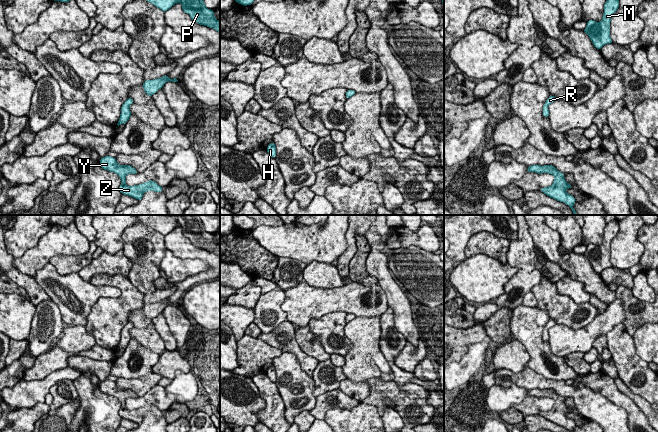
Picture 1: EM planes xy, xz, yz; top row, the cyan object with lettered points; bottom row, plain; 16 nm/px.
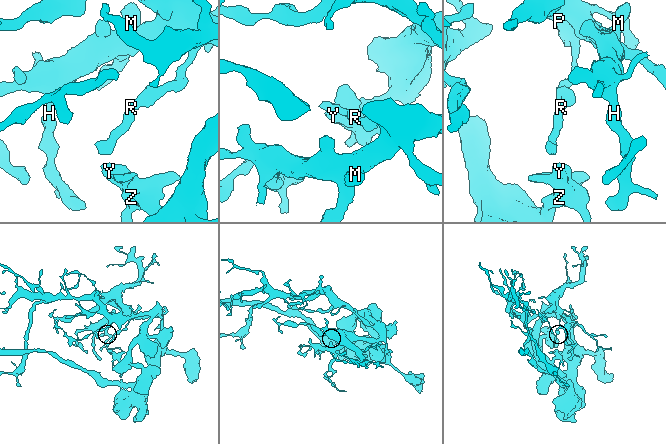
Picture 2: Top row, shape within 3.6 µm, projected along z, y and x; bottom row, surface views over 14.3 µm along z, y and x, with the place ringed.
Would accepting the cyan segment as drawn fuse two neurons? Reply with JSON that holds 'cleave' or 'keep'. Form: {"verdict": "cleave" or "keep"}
{"verdict": "keep"}

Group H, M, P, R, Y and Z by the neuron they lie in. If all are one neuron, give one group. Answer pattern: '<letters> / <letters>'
H M P R Y Z

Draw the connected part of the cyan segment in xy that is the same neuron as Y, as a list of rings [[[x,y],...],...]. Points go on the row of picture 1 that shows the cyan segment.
[[[105,156],[100,159],[99,165],[104,170],[116,173],[121,179],[121,185],[119,191],[137,200],[141,200],[143,194],[147,191],[162,192],[163,188],[157,184],[157,182],[150,180],[145,183],[127,186],[126,185],[126,175],[127,174],[137,174],[137,170],[130,165],[120,165],[117,163],[116,159],[111,156]]]

